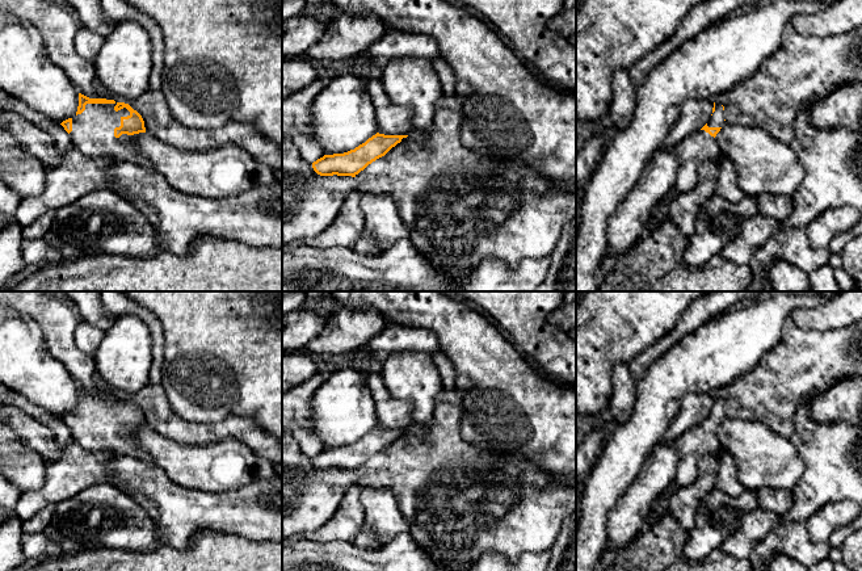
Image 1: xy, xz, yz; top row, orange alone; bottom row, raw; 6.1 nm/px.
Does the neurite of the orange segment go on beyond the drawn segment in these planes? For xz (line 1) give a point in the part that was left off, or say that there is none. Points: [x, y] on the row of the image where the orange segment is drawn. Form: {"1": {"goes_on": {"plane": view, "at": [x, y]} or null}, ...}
{"1": {"goes_on": null}}

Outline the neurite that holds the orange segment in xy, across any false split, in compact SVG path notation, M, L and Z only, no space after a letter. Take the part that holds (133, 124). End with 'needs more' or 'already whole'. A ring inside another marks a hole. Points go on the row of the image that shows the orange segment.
M79 93L75 118L60 123L70 134L73 148L93 158L113 158L154 171L152 164L122 134L146 133L142 116L129 104L106 98L89 98Z; needs more

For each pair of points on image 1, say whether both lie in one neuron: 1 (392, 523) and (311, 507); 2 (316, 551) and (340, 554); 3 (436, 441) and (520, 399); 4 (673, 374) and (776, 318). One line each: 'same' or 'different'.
1: different
2: same
3: different
4: same

